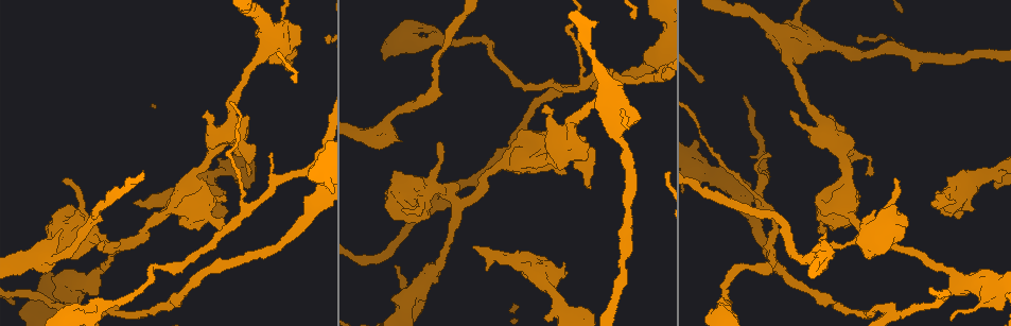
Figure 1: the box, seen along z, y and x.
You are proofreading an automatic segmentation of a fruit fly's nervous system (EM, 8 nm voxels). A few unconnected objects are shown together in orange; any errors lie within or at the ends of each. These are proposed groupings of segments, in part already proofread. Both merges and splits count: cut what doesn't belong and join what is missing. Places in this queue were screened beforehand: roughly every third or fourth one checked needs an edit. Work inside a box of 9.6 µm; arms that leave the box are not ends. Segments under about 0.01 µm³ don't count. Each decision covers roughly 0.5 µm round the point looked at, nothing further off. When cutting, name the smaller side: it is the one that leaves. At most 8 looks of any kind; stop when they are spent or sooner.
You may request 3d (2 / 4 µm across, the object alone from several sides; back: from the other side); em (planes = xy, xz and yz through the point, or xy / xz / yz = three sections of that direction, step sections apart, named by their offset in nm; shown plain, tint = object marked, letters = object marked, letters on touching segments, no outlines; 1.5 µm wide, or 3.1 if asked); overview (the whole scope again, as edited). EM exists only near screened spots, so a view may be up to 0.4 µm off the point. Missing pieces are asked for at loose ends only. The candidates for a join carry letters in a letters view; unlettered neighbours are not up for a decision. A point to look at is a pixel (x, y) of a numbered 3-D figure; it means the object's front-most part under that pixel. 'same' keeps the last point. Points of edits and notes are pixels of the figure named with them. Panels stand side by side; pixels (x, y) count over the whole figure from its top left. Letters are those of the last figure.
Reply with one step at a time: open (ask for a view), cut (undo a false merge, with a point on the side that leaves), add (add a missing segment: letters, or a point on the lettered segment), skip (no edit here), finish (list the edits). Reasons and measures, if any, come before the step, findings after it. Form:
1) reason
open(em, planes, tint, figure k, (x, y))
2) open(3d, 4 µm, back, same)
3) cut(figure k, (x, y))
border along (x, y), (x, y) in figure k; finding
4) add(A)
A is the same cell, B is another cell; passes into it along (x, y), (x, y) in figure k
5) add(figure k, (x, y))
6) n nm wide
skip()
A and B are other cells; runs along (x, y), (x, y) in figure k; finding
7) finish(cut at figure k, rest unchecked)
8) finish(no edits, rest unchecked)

thick turns thin
open(3d, 4 µm, figure 1, (591, 166))

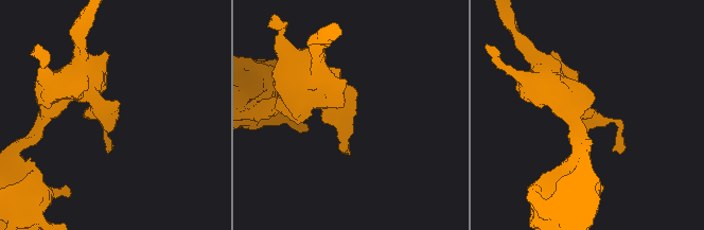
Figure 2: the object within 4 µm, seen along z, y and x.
open(em, planes, letters, figure 2, (111, 118))

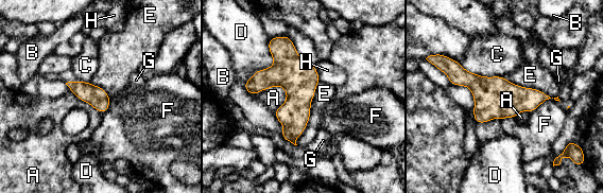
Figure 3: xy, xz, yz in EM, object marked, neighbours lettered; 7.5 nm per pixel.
160 nm wide
skip()
A, B, C, D, E, F, G and H are other cells; runs along (273, 40), (294, 75), (293, 140) in figure 3; all the same neuron

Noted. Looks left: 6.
abrupt turn
open(em, planes, letters, figure 1, (113, 246))

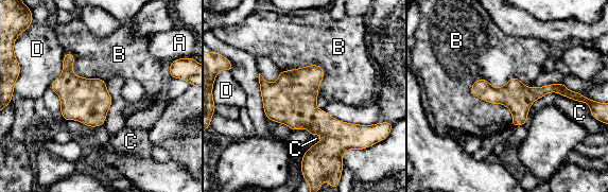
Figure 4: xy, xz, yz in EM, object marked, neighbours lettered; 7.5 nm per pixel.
220 nm wide
skip()
A, B, C and D are other cells; runs along (473, 88), (572, 93) in figure 4; all the same neuron

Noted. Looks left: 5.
free end
open(em, xz, step 4, letters, figure 1, (934, 203))

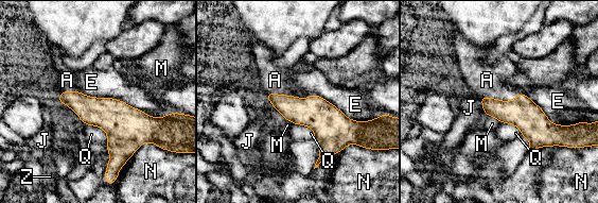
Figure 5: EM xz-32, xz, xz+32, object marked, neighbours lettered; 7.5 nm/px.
add(A)
A is the same cell, E, J, M, N, Q and Z are other cells; it goes on there

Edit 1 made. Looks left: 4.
finish(add at figure 5, rest unchecked)

